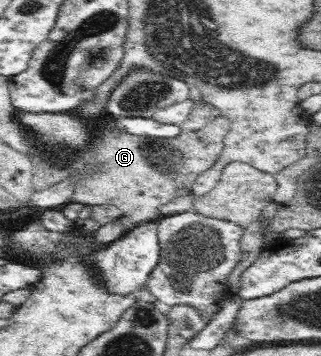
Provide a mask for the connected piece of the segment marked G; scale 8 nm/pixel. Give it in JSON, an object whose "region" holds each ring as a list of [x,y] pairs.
{"region":[[[213,120],[197,131],[181,130],[177,136],[165,139],[151,139],[125,134],[121,130],[105,130],[104,134],[92,144],[92,150],[85,151],[69,167],[57,167],[49,158],[36,152],[32,160],[32,182],[35,191],[45,190],[89,168],[93,164],[100,166],[98,173],[83,177],[71,203],[85,204],[89,207],[110,204],[121,210],[119,220],[127,230],[140,227],[141,224],[157,223],[164,216],[159,208],[169,204],[183,194],[190,194],[195,179],[205,170],[209,170],[221,154],[223,138],[228,132],[227,120]]]}

